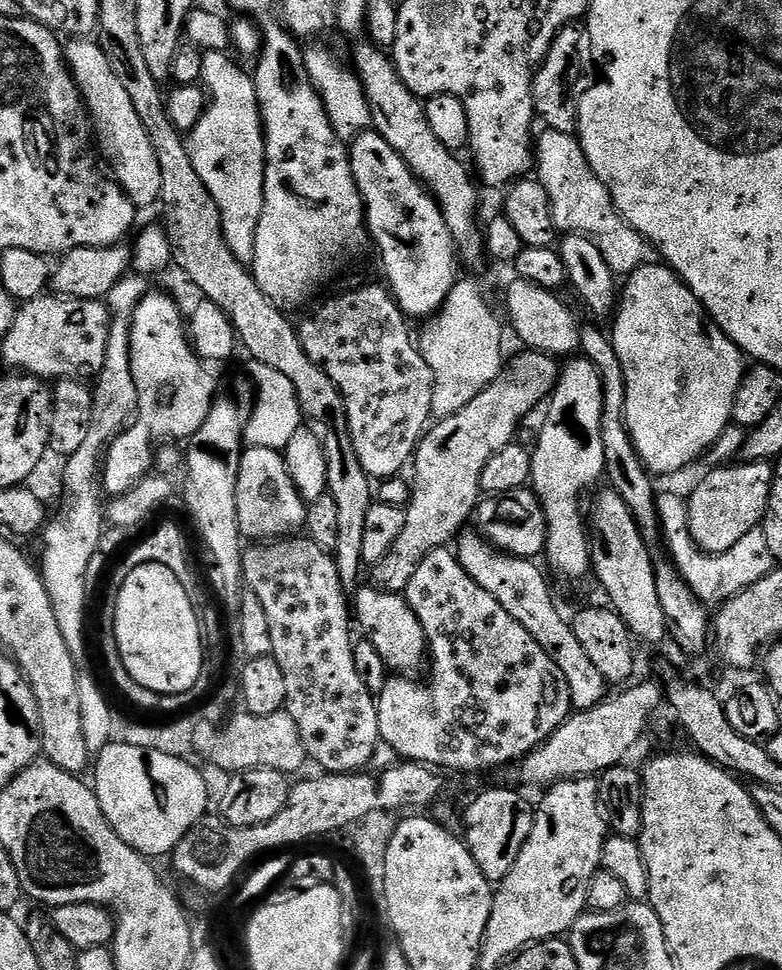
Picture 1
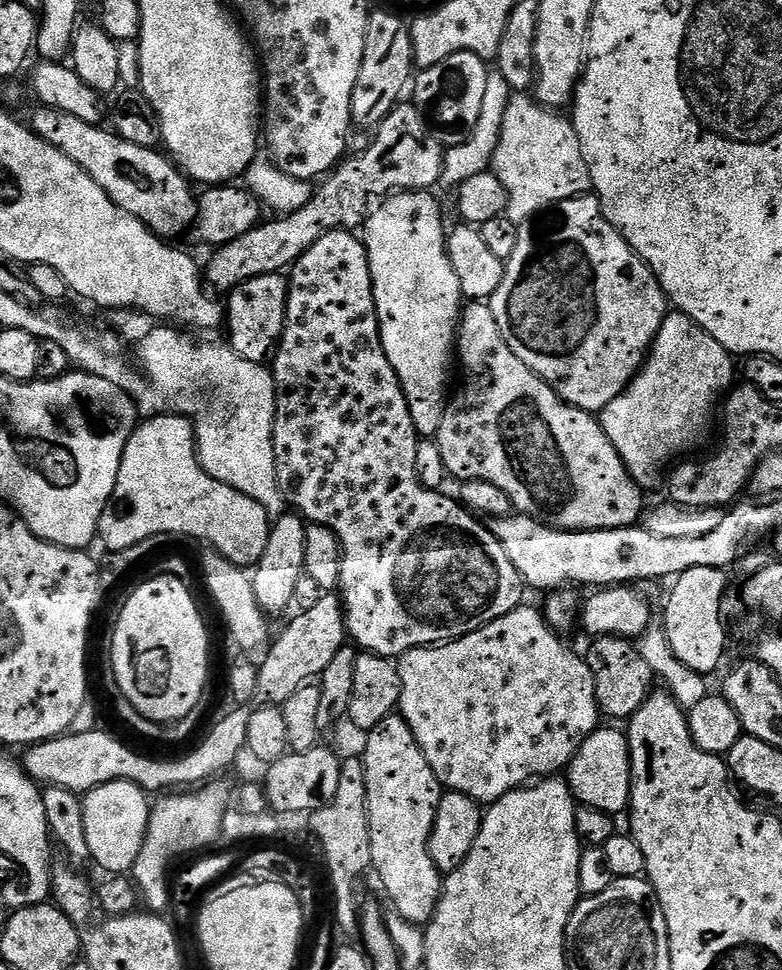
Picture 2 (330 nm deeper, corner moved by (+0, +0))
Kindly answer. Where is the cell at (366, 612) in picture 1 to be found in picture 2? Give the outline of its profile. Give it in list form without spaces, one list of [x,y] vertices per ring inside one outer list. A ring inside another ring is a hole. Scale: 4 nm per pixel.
[[[521,606],[478,630],[459,636],[457,640],[449,640],[447,644],[415,648],[405,656],[399,657],[398,667],[402,682],[399,715],[403,716],[404,721],[410,726],[418,746],[422,746],[422,754],[426,754],[426,762],[430,762],[430,770],[434,770],[434,774],[447,791],[466,794],[481,806],[491,806],[494,801],[510,794],[515,788],[523,788],[529,782],[552,778],[563,773],[578,754],[582,742],[586,742],[586,738],[590,738],[590,734],[594,734],[596,729],[601,727],[602,713],[598,706],[598,694],[594,690],[594,674],[588,661],[581,653],[579,656],[570,645],[563,644],[560,640],[563,640],[561,633],[548,623],[539,607]]]

